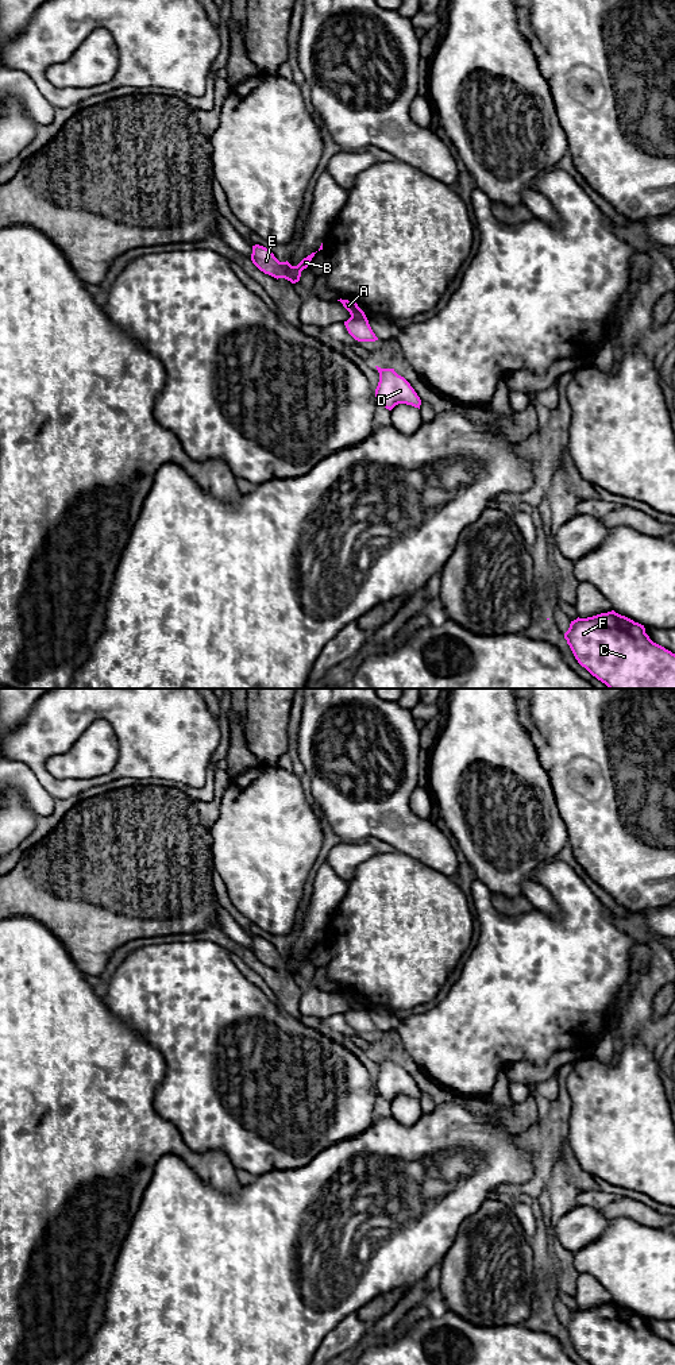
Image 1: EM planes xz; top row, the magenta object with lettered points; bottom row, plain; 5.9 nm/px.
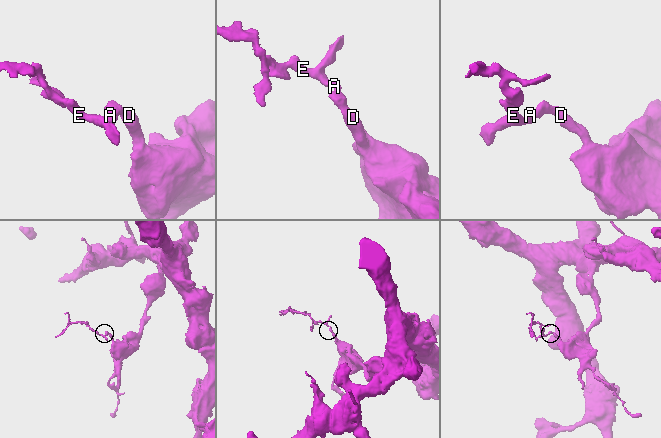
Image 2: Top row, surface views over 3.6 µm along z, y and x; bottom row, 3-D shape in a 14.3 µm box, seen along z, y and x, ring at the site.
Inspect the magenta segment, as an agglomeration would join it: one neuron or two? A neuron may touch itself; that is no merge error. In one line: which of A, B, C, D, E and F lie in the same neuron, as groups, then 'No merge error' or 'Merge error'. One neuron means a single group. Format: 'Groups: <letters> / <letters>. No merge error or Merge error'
Groups: A B E / C D F. Merge error

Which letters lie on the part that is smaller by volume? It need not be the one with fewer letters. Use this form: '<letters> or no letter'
A, B, E

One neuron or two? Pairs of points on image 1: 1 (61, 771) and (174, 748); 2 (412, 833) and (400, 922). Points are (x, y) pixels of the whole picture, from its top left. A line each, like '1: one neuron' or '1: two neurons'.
1: two neurons
2: two neurons

